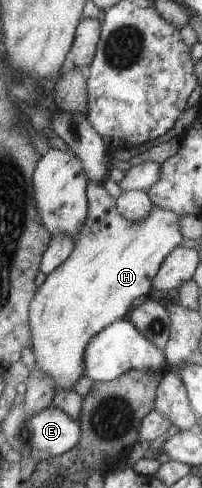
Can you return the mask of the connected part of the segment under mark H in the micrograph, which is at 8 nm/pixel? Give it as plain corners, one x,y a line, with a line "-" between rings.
87,180
85,191
88,199
86,220
73,237
72,250
68,258
58,264
58,268
45,276
29,304
29,349
34,356
32,369
46,374
52,380
54,390
72,390
72,386
82,376
82,350
86,348
86,342
99,330
121,319
131,310
132,300
149,294
152,289
151,280
162,264
162,259
183,240
178,214
160,206
152,206
150,214
146,214
142,222
128,222
122,218
122,214
118,214
115,200
104,191
101,182

